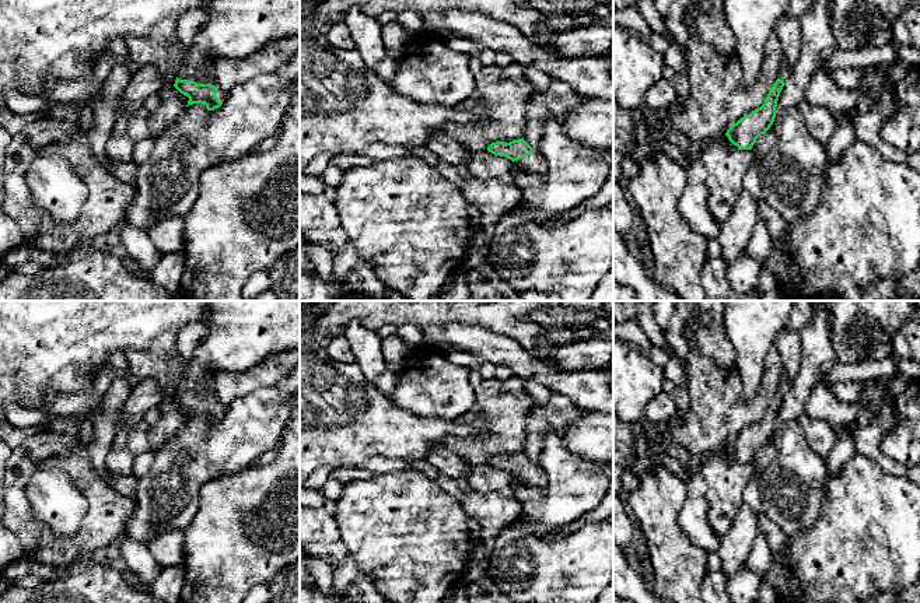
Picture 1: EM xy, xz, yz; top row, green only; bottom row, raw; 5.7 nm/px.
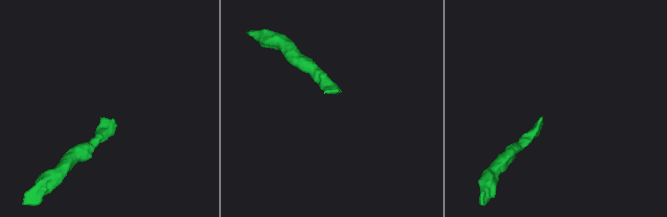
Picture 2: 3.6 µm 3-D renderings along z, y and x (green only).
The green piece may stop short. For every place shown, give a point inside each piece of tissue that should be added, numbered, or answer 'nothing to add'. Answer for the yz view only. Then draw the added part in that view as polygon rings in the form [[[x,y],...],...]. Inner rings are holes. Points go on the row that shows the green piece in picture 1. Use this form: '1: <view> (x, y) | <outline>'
1: yz (786, 70) | [[[784,59],[783,63],[781,63],[779,78],[783,80],[787,84],[791,78],[791,74],[793,74],[793,67]]]

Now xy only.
1: xy (198, 66) | [[[200,35],[195,36],[178,71],[179,80],[190,80],[197,84],[211,84],[218,87],[213,71],[213,57],[209,53],[207,45],[206,38]]]

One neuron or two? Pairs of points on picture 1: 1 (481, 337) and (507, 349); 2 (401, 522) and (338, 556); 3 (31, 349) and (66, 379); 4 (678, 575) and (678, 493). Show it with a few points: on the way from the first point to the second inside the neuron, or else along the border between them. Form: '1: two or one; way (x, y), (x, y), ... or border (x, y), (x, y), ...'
1: one; way (488, 344), (500, 349)
2: two; border (335, 519), (340, 539), (350, 553)
3: two; border (91, 372), (63, 367), (52, 379), (53, 395)
4: one; way (672, 554), (670, 549), (670, 514)

